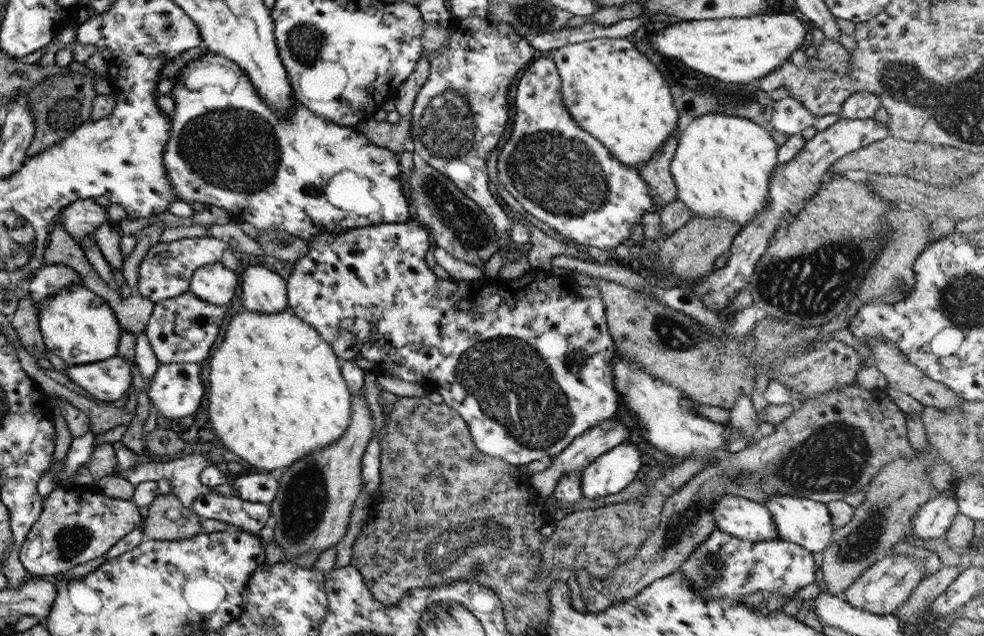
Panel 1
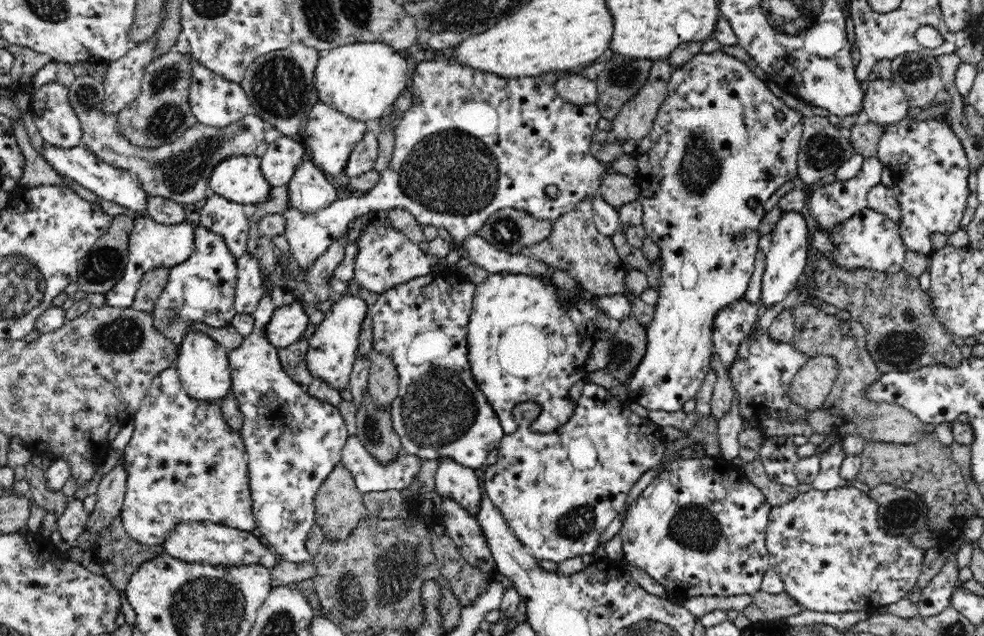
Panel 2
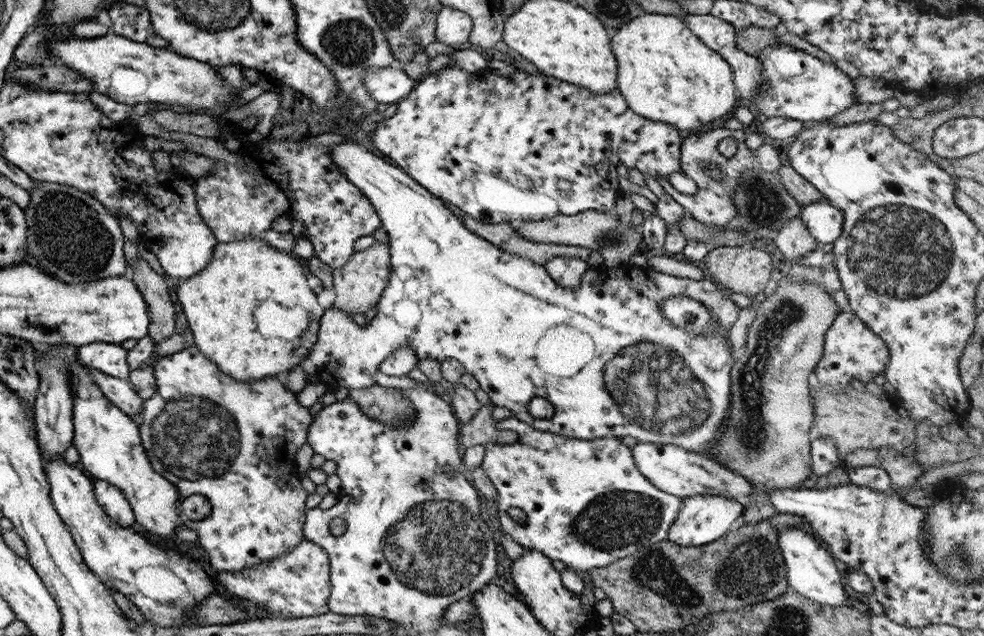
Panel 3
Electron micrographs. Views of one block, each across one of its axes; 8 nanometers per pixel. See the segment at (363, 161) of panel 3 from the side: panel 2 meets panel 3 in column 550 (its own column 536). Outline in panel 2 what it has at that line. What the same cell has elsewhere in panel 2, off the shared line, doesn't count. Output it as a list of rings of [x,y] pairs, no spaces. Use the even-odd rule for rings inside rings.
[[[489,273],[485,281],[477,284],[473,312],[466,328],[467,357],[473,380],[486,401],[492,405],[505,435],[512,434],[518,428],[512,410],[523,402],[534,402],[540,406],[538,416],[529,425],[532,432],[548,434],[570,420],[577,405],[577,401],[570,397],[570,389],[587,372],[586,363],[590,351],[598,344],[596,314],[598,311],[592,301],[564,307],[558,301],[558,293],[550,279],[546,281],[520,273]]]

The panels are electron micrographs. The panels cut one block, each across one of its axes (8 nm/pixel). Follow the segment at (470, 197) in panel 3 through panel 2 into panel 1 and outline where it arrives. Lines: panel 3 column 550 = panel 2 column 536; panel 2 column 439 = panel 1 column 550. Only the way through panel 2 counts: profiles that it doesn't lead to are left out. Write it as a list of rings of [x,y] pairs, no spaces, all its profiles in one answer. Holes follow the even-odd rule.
[[[547,56],[533,58],[524,67],[523,75],[519,78],[517,86],[515,86],[512,108],[515,108],[515,116],[513,116],[513,120],[511,119],[508,136],[500,143],[499,154],[496,158],[497,173],[499,174],[498,180],[501,186],[518,201],[519,206],[526,212],[527,217],[529,216],[541,220],[543,224],[547,224],[549,228],[552,228],[555,233],[559,233],[559,235],[563,235],[563,237],[569,237],[569,239],[573,239],[573,241],[579,243],[579,245],[589,245],[612,254],[613,250],[621,245],[623,240],[629,238],[633,224],[640,223],[641,217],[643,217],[645,213],[653,212],[653,205],[655,205],[655,202],[651,200],[651,194],[649,194],[647,184],[642,180],[639,171],[628,168],[628,166],[623,166],[621,162],[617,162],[617,159],[613,158],[595,138],[592,138],[587,132],[584,132],[571,119],[571,116],[567,113],[565,106],[562,104],[560,78],[557,69],[553,61]]]

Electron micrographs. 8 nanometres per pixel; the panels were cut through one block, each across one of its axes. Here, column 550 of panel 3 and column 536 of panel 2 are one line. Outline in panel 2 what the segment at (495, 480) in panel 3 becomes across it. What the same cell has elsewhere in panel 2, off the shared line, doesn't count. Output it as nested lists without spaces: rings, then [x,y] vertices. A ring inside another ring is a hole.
[[[586,383],[584,392],[577,401],[572,417],[565,425],[559,426],[554,432],[548,434],[535,433],[530,430],[515,430],[512,434],[502,437],[499,443],[499,455],[497,461],[484,473],[484,488],[490,500],[501,510],[506,524],[510,527],[514,536],[526,547],[530,555],[537,561],[550,560],[559,563],[571,558],[581,557],[585,554],[592,554],[596,549],[596,542],[600,534],[608,528],[608,525],[623,512],[628,492],[635,482],[650,469],[654,469],[662,460],[664,448],[668,443],[667,438],[662,434],[662,429],[648,417],[641,417],[634,413],[627,402],[623,402],[602,386]]]

